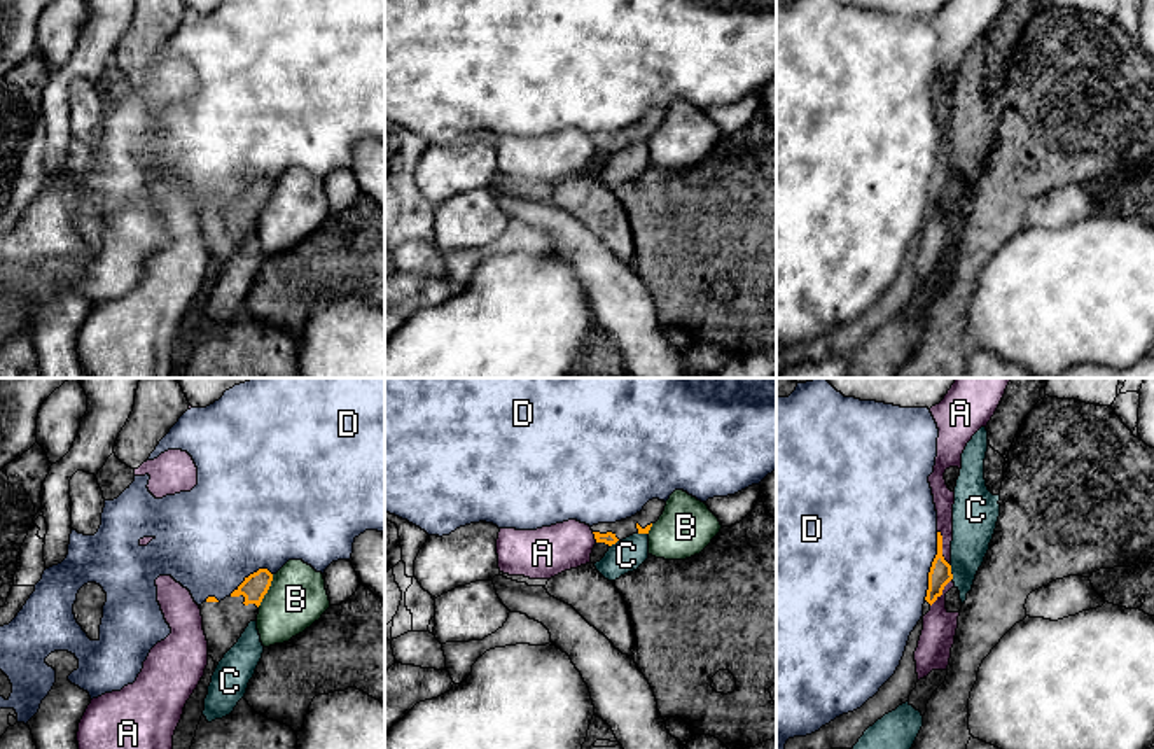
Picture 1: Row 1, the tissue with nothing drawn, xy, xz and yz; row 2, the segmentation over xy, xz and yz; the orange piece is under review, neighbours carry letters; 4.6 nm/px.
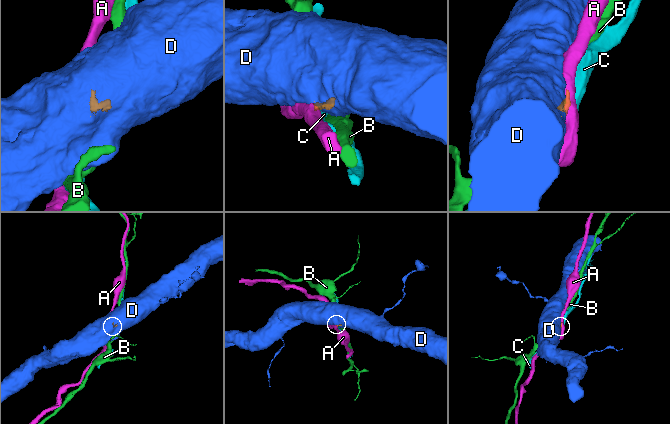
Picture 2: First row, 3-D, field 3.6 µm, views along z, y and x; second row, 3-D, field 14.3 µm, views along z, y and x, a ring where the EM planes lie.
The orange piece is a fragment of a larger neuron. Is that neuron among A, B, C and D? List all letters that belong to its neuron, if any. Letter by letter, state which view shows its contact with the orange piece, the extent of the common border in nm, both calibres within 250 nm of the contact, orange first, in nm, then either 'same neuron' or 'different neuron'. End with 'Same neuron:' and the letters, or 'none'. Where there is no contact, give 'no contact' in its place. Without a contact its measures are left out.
A: meets orange in yz; contact 180 nm long; 100 nm thick on the orange side, 100 nm on the other; different neuron
B: meets orange in xy; contact 170 nm long; 120 nm thick on the orange side, 280 nm on the other; different neuron
C: meets orange in yz; contact 70 nm long; 100 nm thick on the orange side, 190 nm on the other; different neuron
D: meets orange in yz; contact 320 nm long; 100 nm thick on the orange side, 480 nm on the other; different neuron
Same neuron: none

